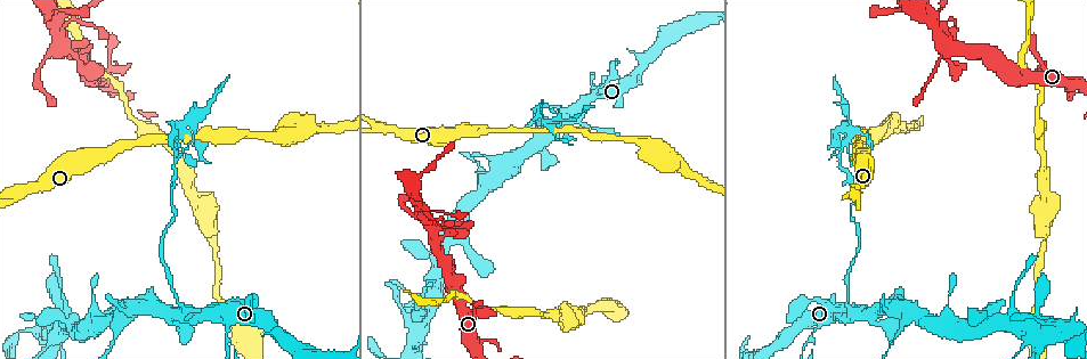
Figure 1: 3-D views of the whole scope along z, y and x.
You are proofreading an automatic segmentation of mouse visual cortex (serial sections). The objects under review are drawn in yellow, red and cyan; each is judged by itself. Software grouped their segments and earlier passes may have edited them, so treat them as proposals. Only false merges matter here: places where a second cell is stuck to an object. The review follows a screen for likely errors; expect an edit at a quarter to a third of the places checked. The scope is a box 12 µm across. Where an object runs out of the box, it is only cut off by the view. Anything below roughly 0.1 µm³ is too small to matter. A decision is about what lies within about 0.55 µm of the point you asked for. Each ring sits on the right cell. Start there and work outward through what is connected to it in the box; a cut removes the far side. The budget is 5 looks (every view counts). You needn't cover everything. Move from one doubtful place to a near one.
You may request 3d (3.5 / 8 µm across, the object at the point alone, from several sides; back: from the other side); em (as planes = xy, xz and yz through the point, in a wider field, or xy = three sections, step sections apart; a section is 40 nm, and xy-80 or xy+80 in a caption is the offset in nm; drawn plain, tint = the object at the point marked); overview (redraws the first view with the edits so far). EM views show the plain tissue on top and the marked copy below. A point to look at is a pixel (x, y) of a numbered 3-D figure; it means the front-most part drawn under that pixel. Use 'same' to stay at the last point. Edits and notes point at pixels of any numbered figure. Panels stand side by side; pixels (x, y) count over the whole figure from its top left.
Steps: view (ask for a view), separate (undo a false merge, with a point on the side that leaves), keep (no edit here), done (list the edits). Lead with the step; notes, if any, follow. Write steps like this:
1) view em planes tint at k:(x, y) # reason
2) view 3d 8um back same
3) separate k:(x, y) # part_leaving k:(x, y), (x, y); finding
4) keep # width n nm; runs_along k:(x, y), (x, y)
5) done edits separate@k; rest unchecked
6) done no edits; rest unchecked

view 3d 3.5um at 1:(61, 49) # sharp bend

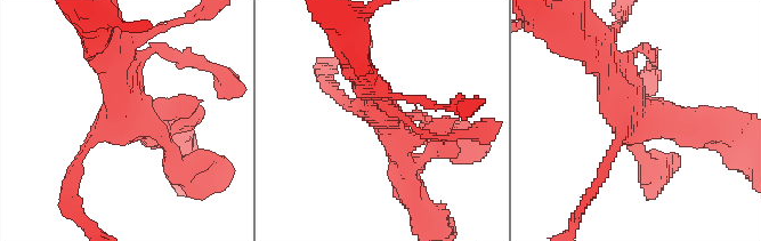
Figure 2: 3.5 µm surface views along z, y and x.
view em xy step 5 tint at 2:(638, 119)

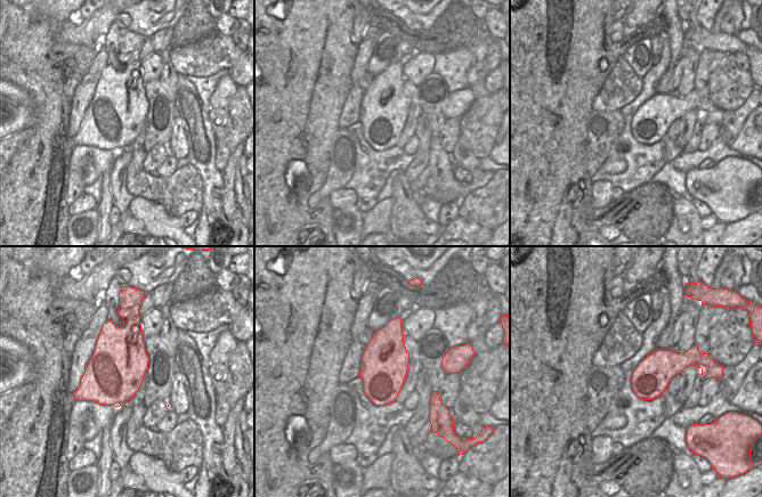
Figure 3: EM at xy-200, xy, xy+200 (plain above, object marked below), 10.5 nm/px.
keep # runs_along 2:(706, 131), (639, 120), (601, 57); one cell here

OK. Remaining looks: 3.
view 3d 3.5um at 1:(13, 195)

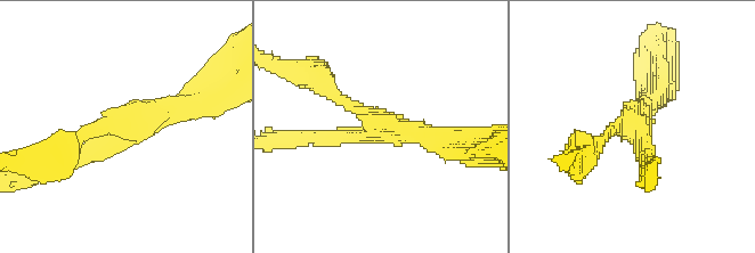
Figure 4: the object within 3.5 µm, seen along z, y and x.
view em xy step 3 tint at 4:(384, 122) # arms 3; arm_widths 150, 200, 300 nm; need the tissue

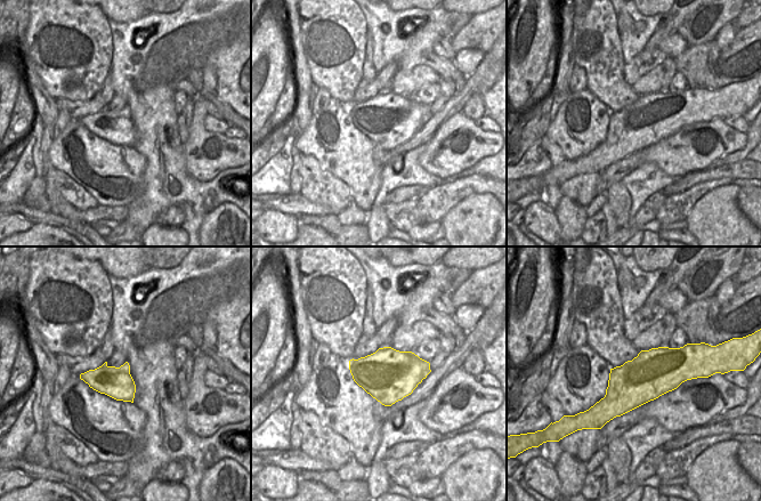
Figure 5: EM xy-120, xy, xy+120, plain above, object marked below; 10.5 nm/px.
keep # width 550 nm; runs_along 4:(196, 103), (127, 123), (84, 162); continuous, no second cell

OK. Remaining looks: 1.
done no edits; rest unchecked

